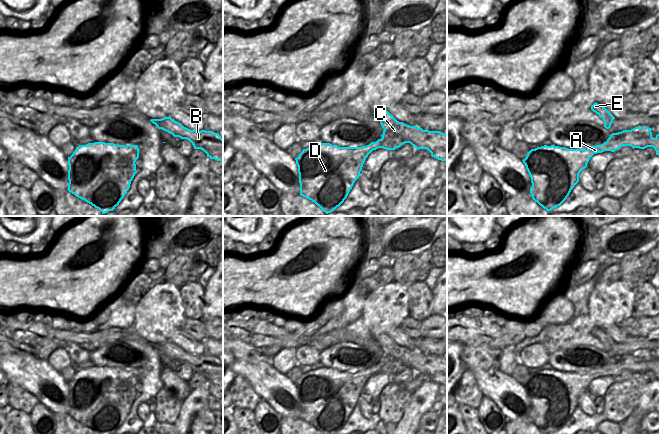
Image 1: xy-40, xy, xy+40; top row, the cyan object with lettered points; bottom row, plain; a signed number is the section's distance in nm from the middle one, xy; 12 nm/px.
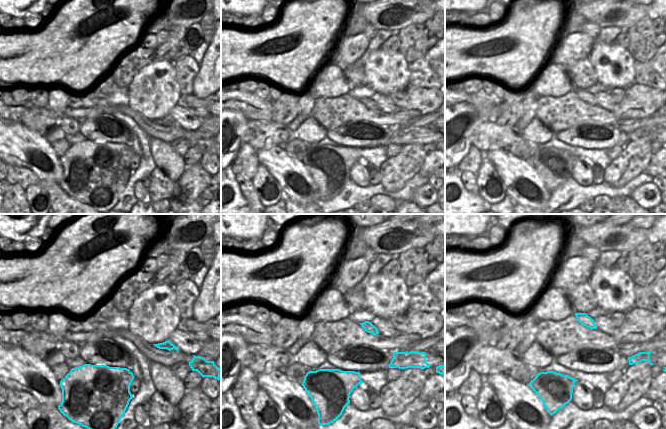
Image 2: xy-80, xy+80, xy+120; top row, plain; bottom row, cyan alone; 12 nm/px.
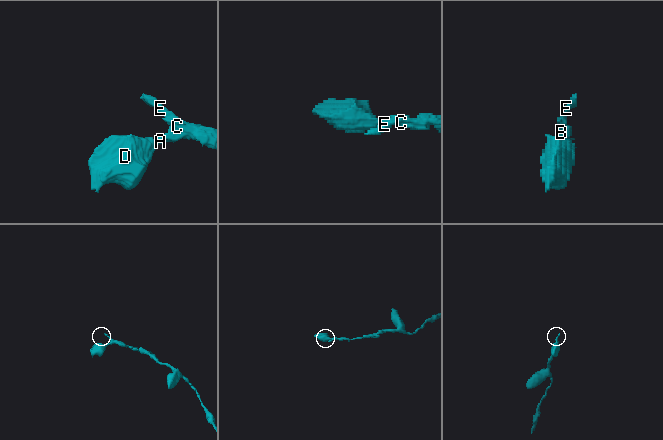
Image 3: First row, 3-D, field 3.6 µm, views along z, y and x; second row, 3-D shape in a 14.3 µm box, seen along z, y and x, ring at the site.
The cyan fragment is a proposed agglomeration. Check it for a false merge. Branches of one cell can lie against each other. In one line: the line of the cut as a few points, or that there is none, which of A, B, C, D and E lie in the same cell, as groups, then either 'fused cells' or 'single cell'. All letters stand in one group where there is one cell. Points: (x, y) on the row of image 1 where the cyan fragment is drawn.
cut none; groups A B C D E; single cell

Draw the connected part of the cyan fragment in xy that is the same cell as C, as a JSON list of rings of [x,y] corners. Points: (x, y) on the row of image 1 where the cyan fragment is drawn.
[[[387,110],[373,114],[384,129],[382,138],[376,142],[363,147],[321,143],[303,149],[295,158],[300,195],[314,202],[326,214],[333,212],[347,198],[373,150],[395,150],[410,143],[416,149],[427,149],[438,160],[447,161],[447,134],[399,122]]]

